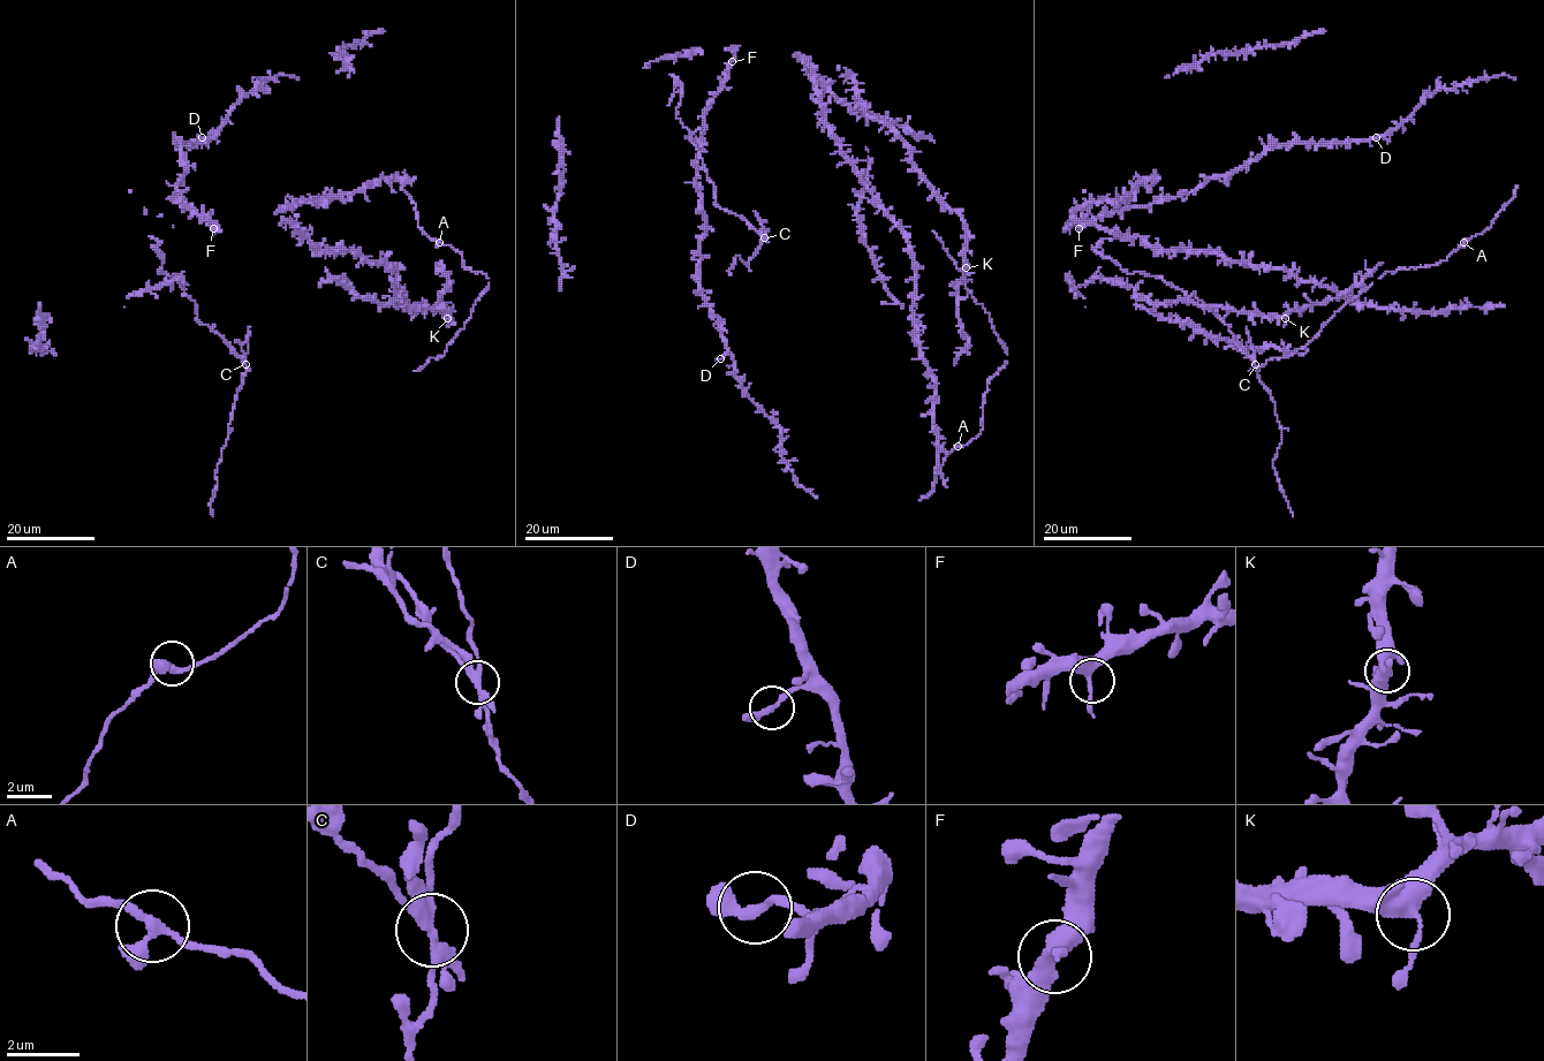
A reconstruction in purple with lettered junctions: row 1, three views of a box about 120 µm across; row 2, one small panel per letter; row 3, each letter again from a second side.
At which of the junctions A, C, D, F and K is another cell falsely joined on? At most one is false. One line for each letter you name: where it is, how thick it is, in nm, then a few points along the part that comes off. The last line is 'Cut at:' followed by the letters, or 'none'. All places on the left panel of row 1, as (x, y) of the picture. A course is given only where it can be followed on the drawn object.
C: place (246, 364); calibre 240 nm; course (246, 364), (221, 336), (197, 319), (196, 302), (174, 278), (158, 274), (164, 262), (158, 241), (149, 235)
Cut at: C

